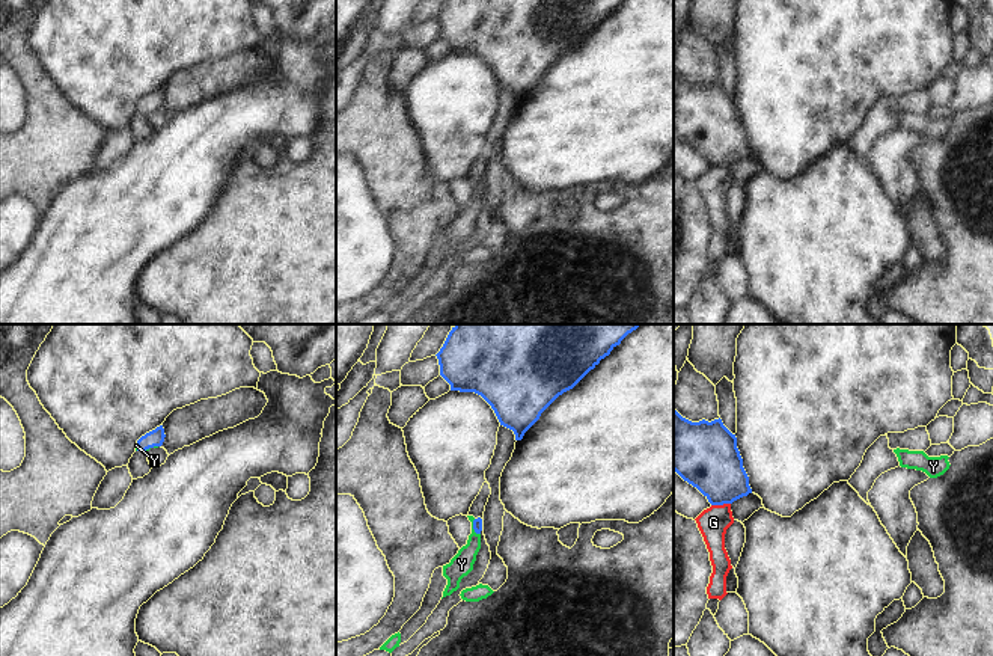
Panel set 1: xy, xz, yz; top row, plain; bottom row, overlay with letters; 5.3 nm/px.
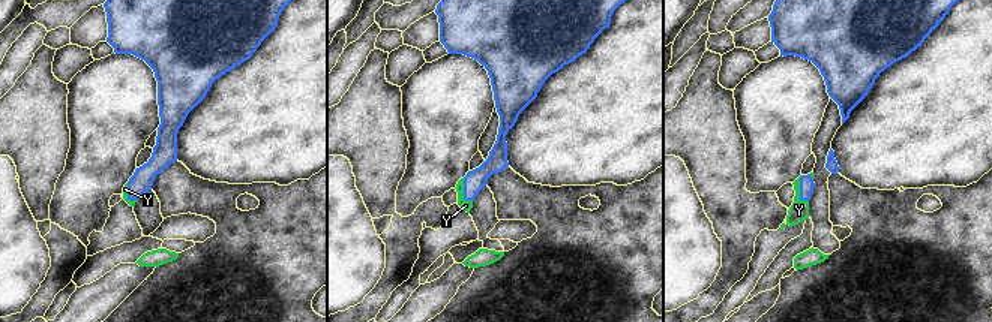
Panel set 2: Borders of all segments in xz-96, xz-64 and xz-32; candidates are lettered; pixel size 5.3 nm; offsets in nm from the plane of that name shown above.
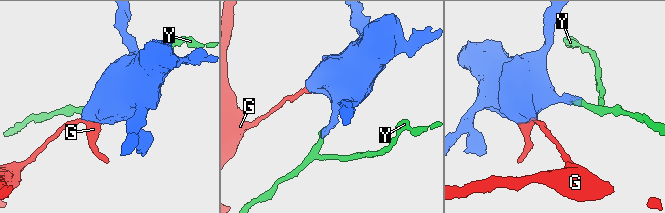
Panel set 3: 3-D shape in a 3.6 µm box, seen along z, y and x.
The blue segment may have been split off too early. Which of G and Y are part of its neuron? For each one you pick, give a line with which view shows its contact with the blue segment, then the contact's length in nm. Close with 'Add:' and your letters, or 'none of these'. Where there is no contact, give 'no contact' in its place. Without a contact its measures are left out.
Y: xz | 90 nm
Add: Y

